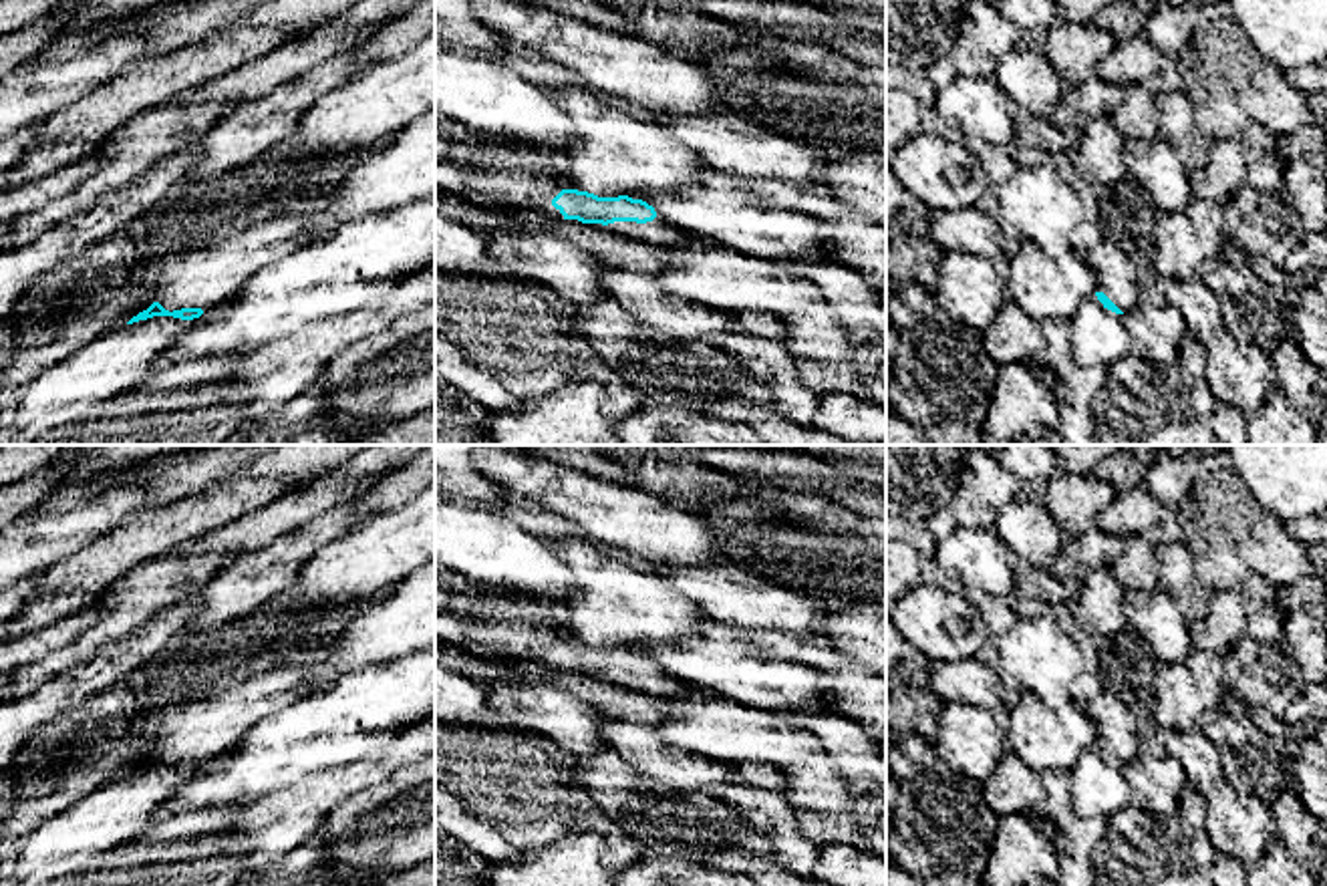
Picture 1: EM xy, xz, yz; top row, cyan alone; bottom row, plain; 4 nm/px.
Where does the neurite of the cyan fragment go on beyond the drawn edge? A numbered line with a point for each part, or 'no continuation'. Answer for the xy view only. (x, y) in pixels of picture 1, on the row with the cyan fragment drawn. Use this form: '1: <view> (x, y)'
1: xy (202, 278)

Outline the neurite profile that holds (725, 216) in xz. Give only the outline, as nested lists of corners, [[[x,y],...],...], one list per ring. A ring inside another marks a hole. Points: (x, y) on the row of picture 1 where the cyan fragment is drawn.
[[[737,185],[652,189],[640,199],[654,207],[658,219],[703,244],[765,258],[793,272],[809,260],[832,258],[828,242],[818,236],[820,219]]]

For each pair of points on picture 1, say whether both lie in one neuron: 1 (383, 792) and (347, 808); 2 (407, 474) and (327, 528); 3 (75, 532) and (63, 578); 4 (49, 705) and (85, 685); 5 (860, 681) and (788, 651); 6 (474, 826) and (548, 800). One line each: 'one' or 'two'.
1: one
2: two
3: two
4: one
5: one
6: two

